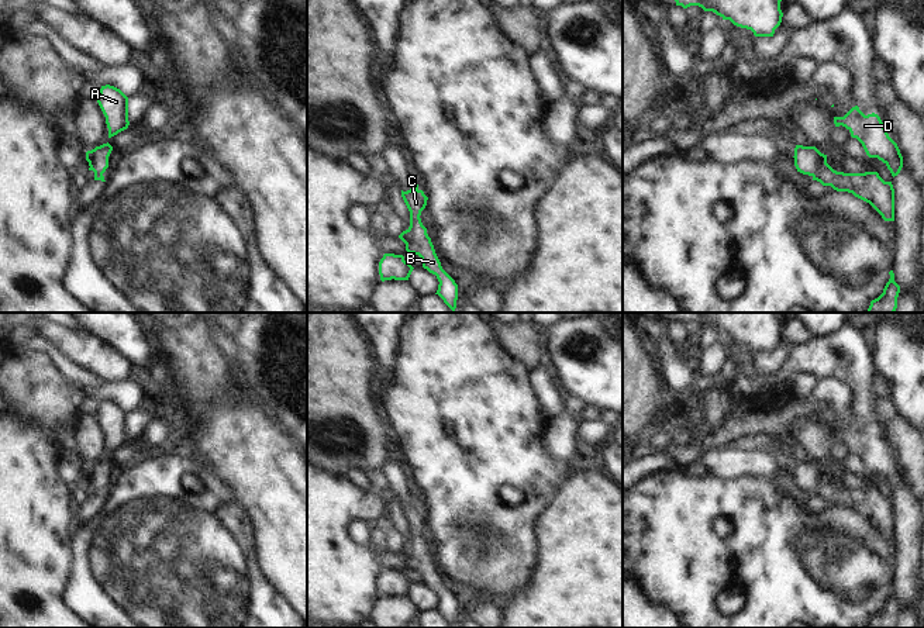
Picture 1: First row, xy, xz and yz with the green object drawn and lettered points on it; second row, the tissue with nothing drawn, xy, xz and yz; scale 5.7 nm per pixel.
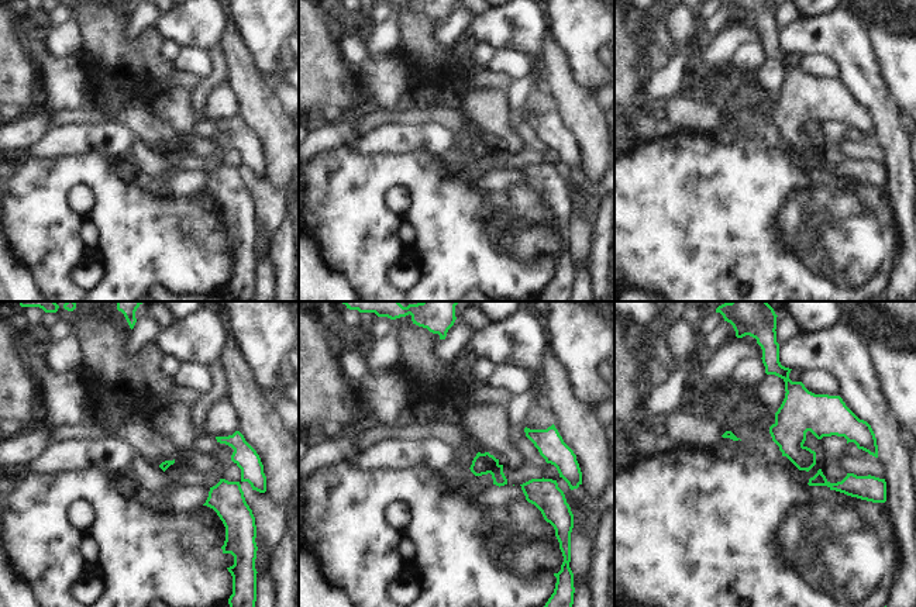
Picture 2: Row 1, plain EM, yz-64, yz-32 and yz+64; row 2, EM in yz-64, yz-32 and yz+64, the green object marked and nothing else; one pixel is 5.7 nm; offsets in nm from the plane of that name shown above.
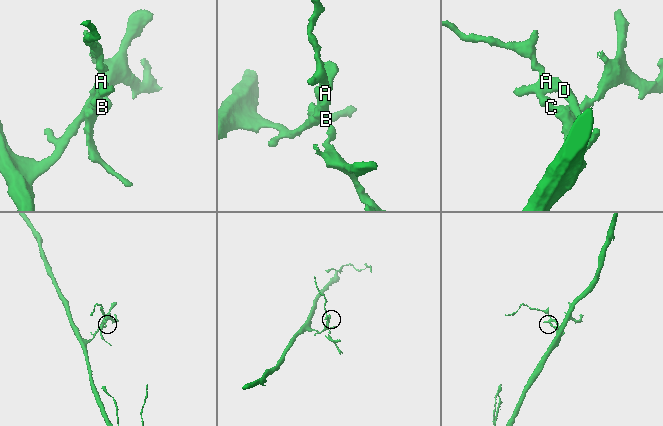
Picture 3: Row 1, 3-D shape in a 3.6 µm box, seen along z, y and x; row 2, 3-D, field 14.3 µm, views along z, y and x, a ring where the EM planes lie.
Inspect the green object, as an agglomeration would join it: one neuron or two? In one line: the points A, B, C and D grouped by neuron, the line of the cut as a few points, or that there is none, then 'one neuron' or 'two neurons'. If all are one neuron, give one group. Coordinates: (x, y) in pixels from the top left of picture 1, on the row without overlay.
groups A D / B C; cut yz (826, 476), (813, 492); two neurons

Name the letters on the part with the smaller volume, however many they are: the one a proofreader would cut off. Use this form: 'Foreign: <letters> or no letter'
Foreign: B, C.

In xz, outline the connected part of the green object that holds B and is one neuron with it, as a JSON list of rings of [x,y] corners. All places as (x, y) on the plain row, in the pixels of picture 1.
[[[410,504],[401,505],[401,513],[410,527],[410,542],[403,546],[399,553],[406,559],[408,570],[414,569],[421,573],[423,583],[435,590],[439,600],[435,610],[438,610],[444,618],[455,627],[458,615],[458,600],[442,584],[441,577],[435,569],[431,553],[427,549],[427,544],[421,538],[421,527],[427,521],[428,513],[423,505]]]

